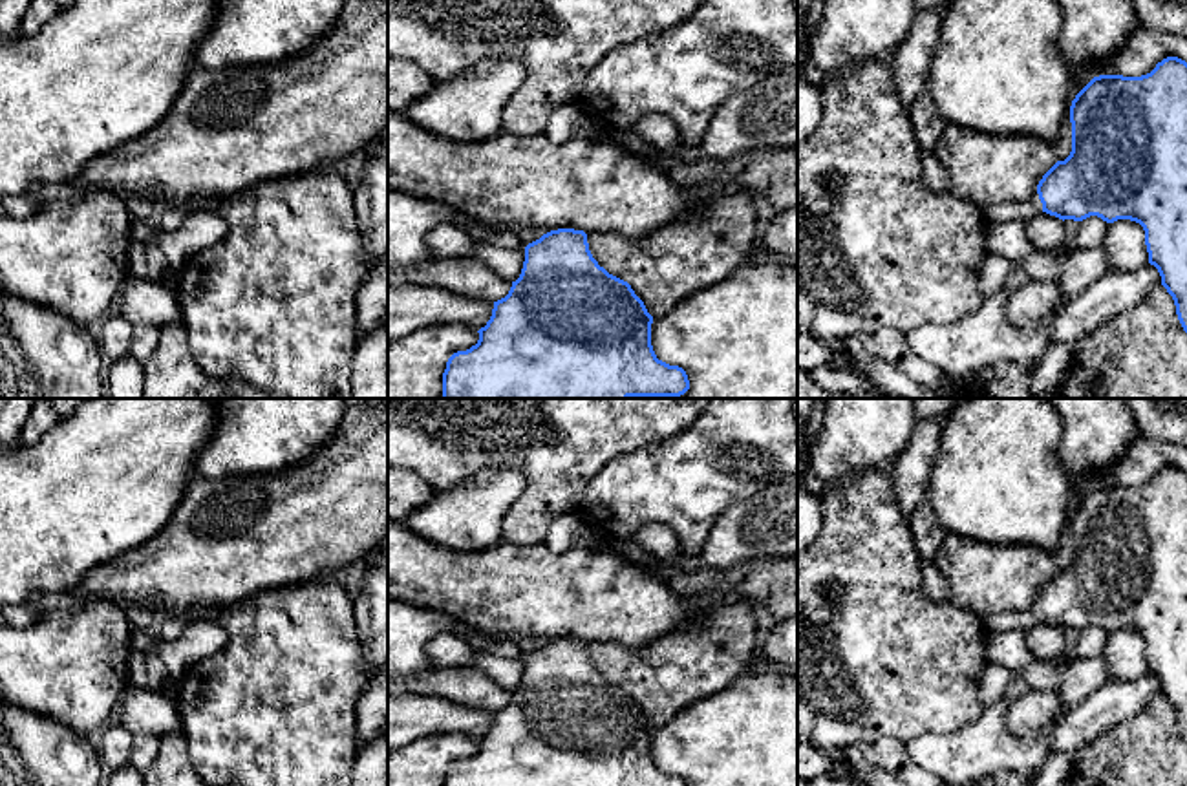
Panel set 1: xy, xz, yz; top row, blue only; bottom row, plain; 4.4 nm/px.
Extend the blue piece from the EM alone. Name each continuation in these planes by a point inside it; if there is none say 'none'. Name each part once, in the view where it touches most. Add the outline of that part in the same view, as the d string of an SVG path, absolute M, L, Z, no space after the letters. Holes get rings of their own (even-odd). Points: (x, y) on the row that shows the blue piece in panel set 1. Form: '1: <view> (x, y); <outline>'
1: yz (999, 212); M1035 192L1028 201L1022 203L993 203L980 208L986 223L1013 223L1013 221L1030 221L1032 218L1043 214L1043 203Z

